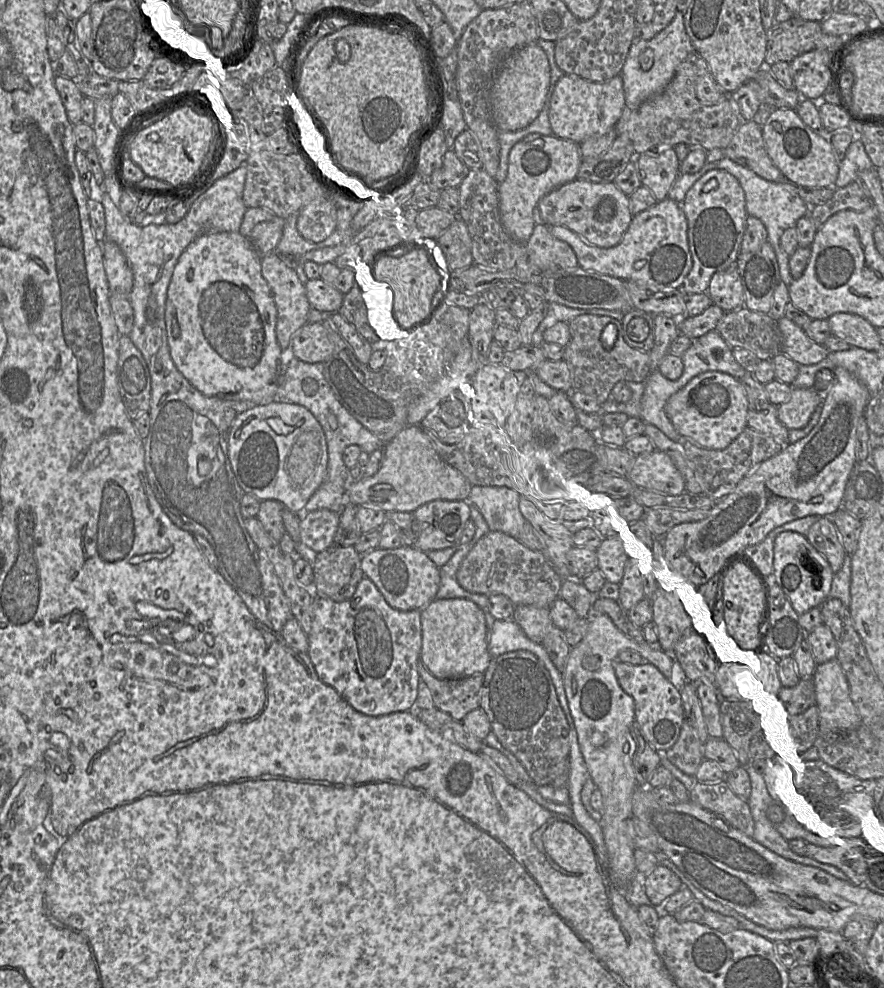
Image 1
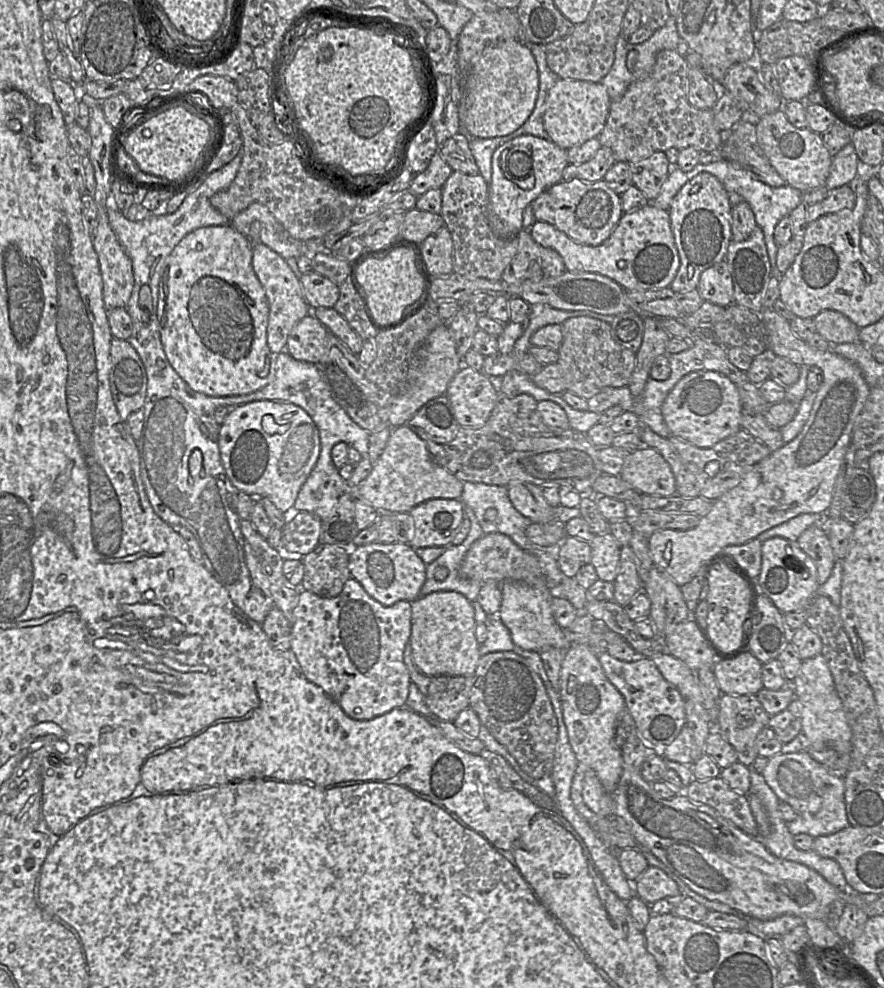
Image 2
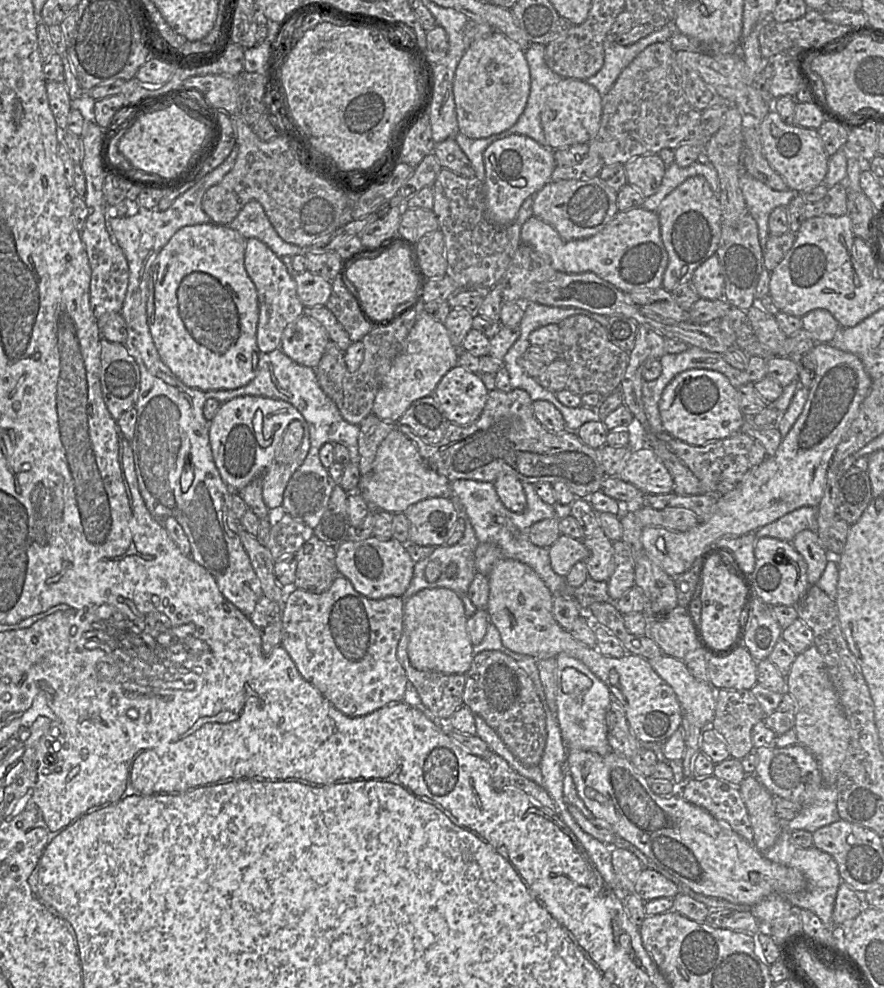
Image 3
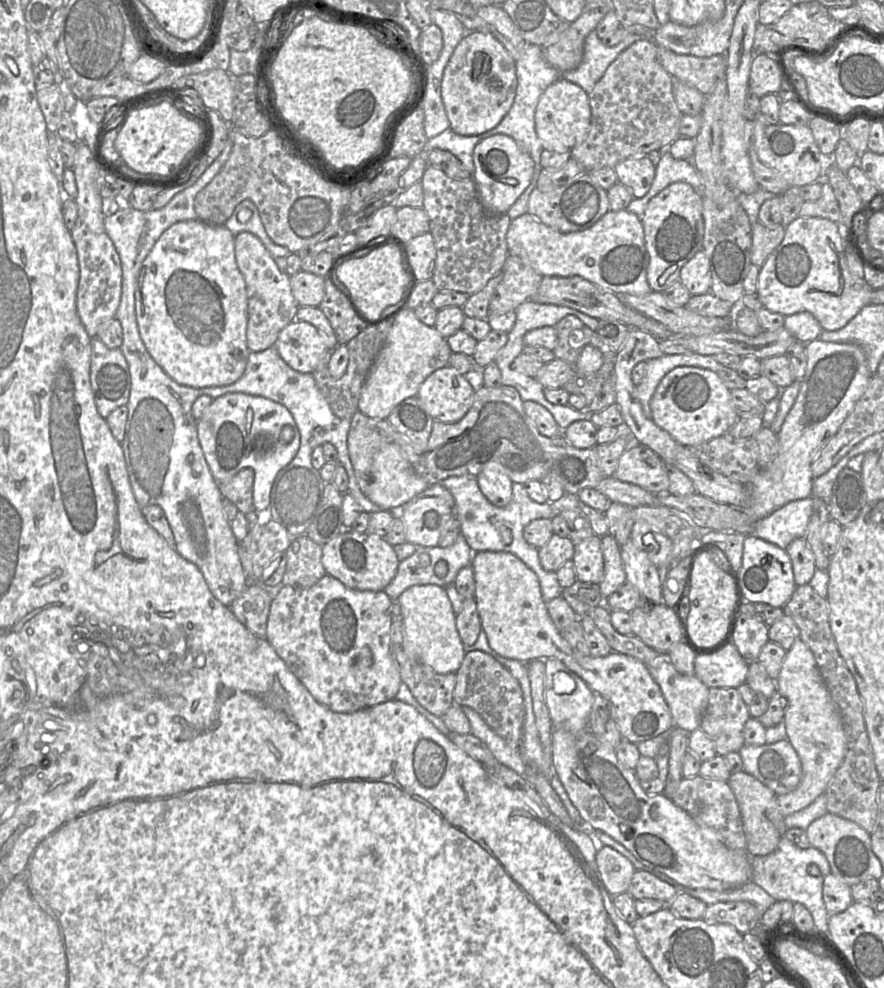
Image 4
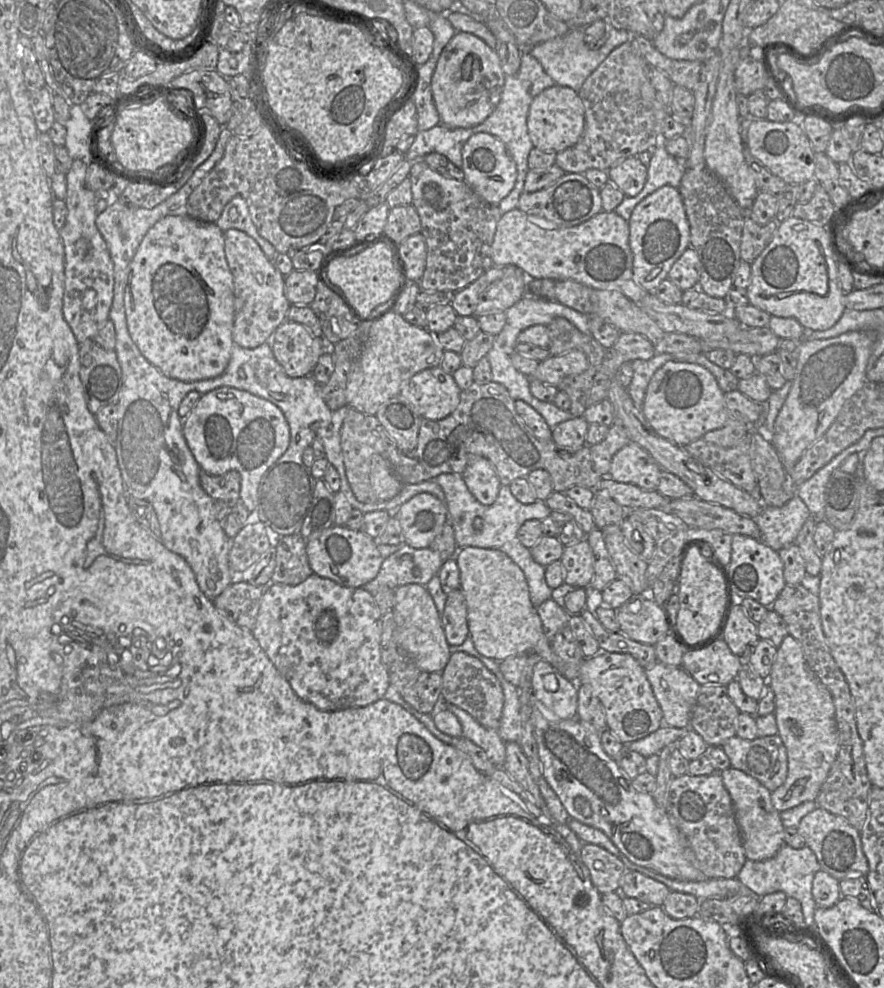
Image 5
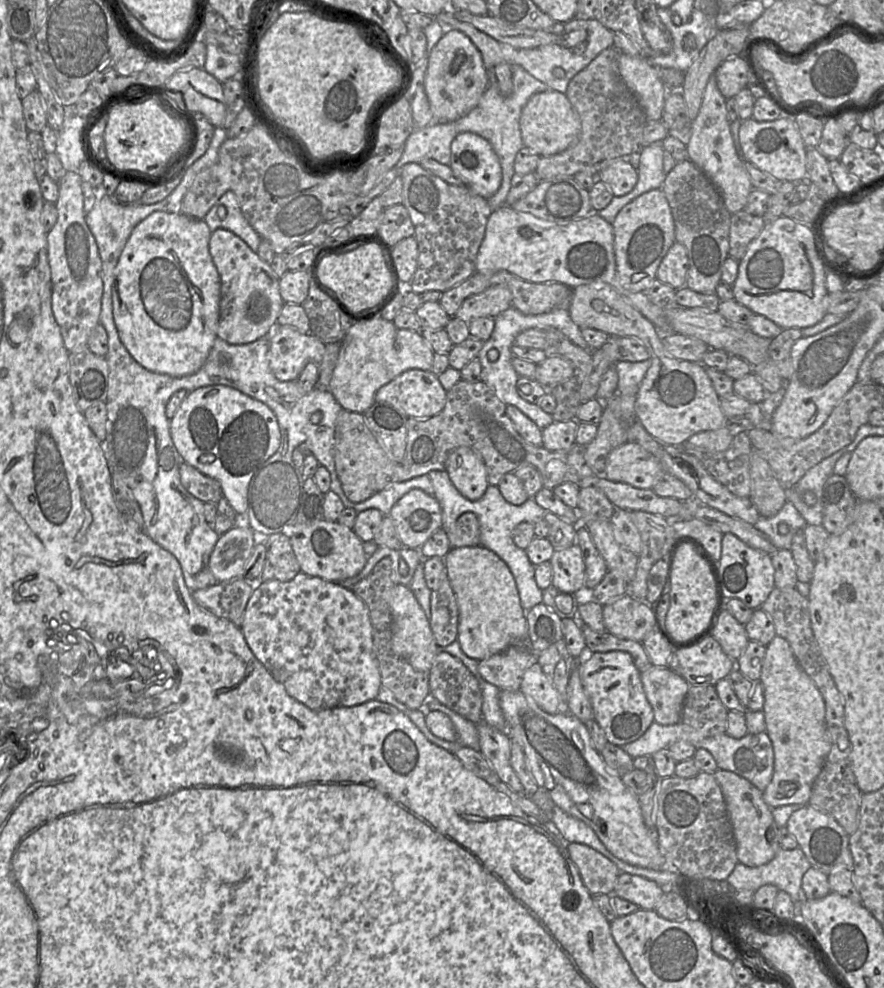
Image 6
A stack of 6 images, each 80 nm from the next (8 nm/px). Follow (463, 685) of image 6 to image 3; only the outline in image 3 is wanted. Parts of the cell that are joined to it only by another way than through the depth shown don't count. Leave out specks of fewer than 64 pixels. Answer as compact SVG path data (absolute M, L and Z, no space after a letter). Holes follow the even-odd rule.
M493 650L476 654L465 674L463 706L480 716L524 765L539 765L547 740L546 710L534 682L510 656Z

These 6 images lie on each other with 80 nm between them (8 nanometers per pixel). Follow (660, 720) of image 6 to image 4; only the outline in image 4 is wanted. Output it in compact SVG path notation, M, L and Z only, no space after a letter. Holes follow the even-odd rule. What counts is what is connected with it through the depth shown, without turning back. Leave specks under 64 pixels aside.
M669 659L650 663L649 673L660 686L674 727L696 730L708 704L709 688L695 675L679 672Z

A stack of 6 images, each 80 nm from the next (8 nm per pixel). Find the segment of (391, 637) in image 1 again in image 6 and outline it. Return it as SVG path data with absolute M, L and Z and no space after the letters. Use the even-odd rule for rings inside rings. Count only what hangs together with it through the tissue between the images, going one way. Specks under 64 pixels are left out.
M303 572L297 574L290 581L258 581L255 583L255 588L247 603L240 629L254 656L277 681L283 684L290 696L309 708L322 710L359 705L374 700L382 687L378 662L373 650L372 625L369 610L365 603L350 588L346 588L337 582L330 582L319 577L309 576Z

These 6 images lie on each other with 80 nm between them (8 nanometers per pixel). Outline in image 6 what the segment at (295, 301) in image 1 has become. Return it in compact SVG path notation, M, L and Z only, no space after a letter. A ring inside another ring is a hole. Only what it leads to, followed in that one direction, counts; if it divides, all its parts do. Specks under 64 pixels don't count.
M228 230L212 231L209 252L221 283L217 338L231 344L247 344L260 338L268 339L285 304L279 292L279 277L269 263L263 261L240 237Z

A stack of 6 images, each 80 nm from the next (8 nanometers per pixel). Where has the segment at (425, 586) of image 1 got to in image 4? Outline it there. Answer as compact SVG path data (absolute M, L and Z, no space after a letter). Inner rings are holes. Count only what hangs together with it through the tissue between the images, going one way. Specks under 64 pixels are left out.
M346 530L322 545L321 562L326 574L336 578L350 589L383 591L393 580L400 563L394 547L383 538L368 533Z

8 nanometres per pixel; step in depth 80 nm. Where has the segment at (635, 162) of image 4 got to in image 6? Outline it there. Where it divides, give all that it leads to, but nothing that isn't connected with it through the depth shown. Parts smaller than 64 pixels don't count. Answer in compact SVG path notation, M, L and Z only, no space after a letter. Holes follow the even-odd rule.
M625 159L611 162L597 175L606 184L614 196L624 196L631 192L638 181L638 171Z

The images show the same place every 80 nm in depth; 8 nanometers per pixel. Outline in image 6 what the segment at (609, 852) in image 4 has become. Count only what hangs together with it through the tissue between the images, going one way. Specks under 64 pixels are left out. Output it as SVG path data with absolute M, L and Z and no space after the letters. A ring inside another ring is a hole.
M567 843L567 850L579 870L583 884L592 895L612 895L618 867L595 849L580 843Z

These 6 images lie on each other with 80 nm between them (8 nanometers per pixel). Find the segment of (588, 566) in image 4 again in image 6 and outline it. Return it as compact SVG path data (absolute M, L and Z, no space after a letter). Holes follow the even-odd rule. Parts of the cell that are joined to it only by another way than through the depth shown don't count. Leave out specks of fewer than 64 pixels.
M572 544L570 547L555 550L549 560L552 569L551 586L563 593L572 594L585 583L585 564L580 547L577 544Z

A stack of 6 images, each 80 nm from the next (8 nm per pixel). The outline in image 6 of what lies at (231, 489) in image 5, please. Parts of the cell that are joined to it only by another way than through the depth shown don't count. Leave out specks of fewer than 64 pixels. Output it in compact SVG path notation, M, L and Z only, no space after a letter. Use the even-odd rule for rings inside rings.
M185 463L180 465L179 471L182 485L202 502L217 503L224 498L221 485L217 480L204 475Z

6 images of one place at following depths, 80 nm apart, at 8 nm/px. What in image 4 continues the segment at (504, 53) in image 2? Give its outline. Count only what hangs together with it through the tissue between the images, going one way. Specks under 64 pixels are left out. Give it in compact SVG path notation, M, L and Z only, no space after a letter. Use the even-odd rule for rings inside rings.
M467 32L455 47L441 82L450 129L460 135L477 135L493 129L510 110L515 93L514 58L490 32Z

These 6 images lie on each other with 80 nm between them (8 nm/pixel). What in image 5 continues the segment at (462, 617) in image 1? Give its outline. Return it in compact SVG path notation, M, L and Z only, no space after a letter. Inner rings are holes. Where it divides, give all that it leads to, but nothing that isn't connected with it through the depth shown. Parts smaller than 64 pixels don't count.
M405 584L394 591L396 642L398 649L420 669L441 672L447 665L451 650L441 622L441 614L425 585Z

